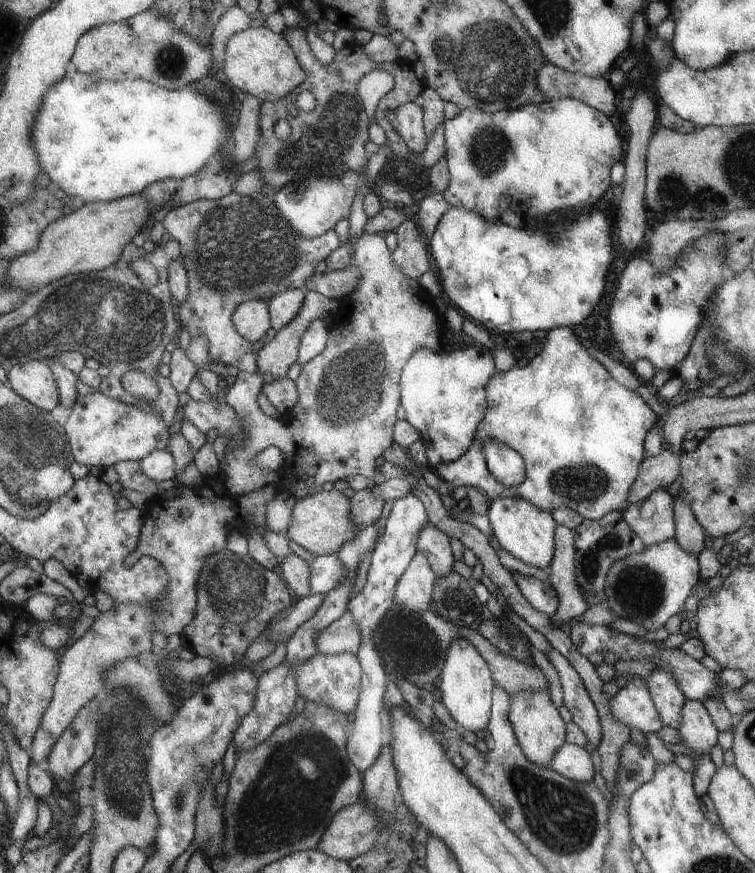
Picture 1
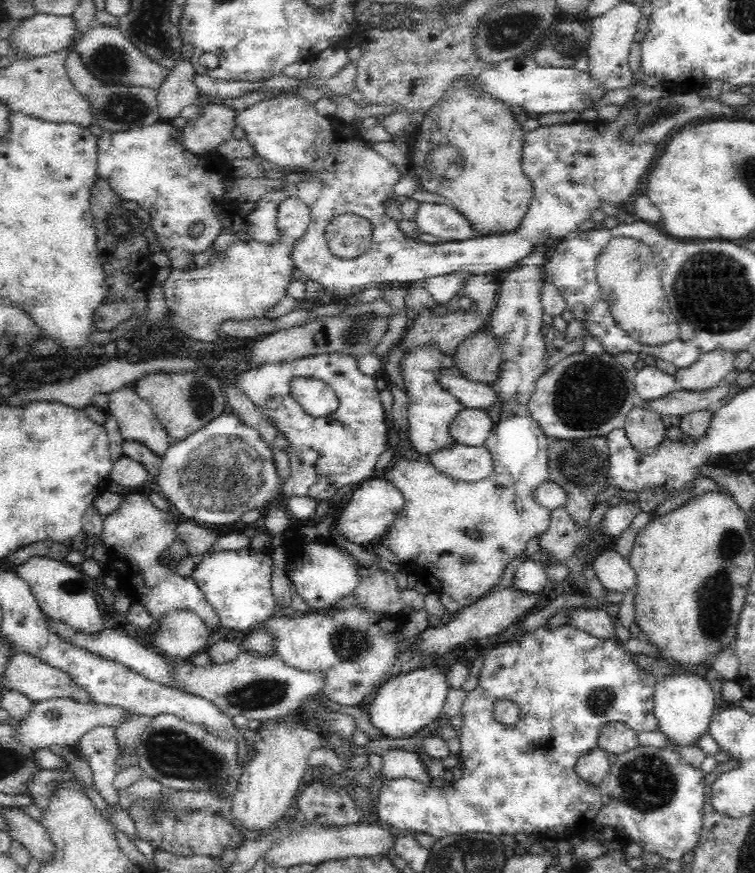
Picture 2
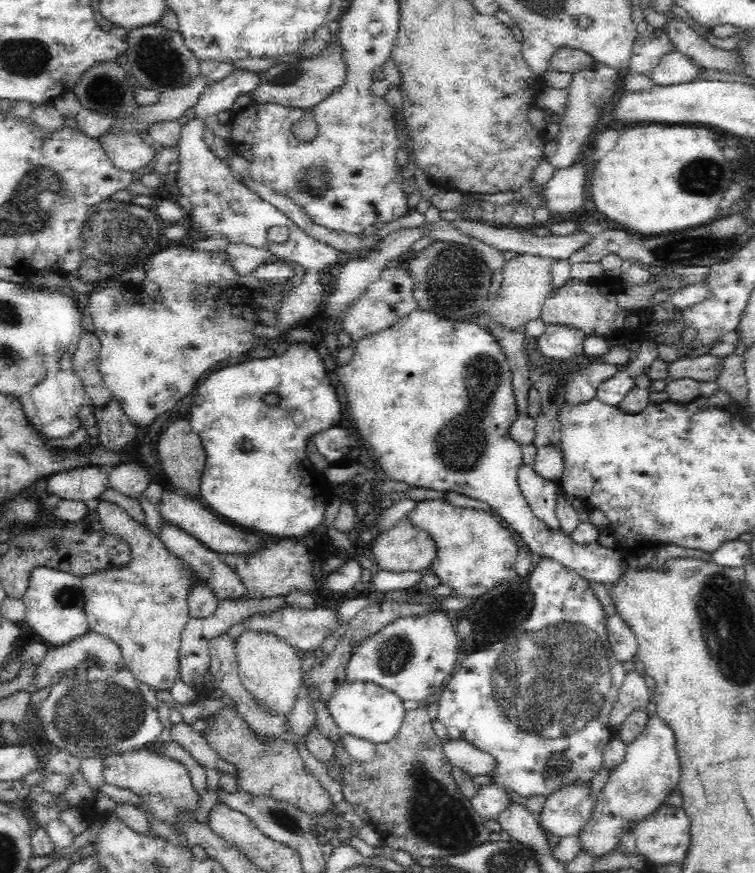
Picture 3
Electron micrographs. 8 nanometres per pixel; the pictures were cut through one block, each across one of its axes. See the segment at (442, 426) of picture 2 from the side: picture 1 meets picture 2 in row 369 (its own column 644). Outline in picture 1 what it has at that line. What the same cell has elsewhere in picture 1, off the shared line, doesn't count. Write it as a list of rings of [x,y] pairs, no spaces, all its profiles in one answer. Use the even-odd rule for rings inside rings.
[[[553,328],[548,332],[543,350],[529,359],[523,368],[512,367],[504,372],[495,370],[484,385],[486,410],[473,444],[457,461],[438,463],[434,467],[436,477],[450,488],[462,485],[477,488],[490,500],[523,497],[549,512],[566,507],[577,512],[582,520],[595,521],[615,510],[624,512],[629,506],[628,491],[636,481],[644,459],[645,436],[655,426],[655,414],[639,394],[619,386],[599,362],[589,358],[583,342],[577,340],[573,338],[571,328]],[[489,440],[507,446],[521,456],[525,475],[520,484],[507,487],[489,473],[482,451],[484,443]]]

